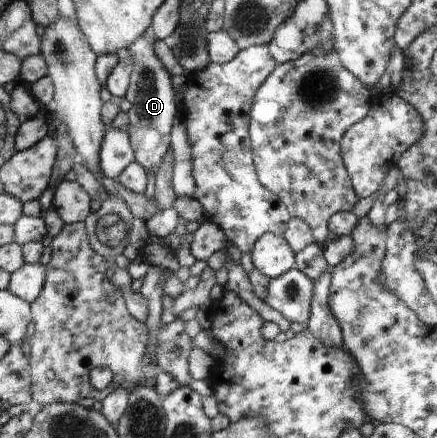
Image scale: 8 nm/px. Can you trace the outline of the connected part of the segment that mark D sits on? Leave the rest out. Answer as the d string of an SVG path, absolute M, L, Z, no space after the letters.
M148 35L140 38L129 50L134 57L134 64L125 98L132 103L127 113L130 124L126 132L134 151L134 161L142 165L146 173L149 171L155 174L162 167L169 152L169 133L177 107L171 77L155 55L154 42L153 35Z

